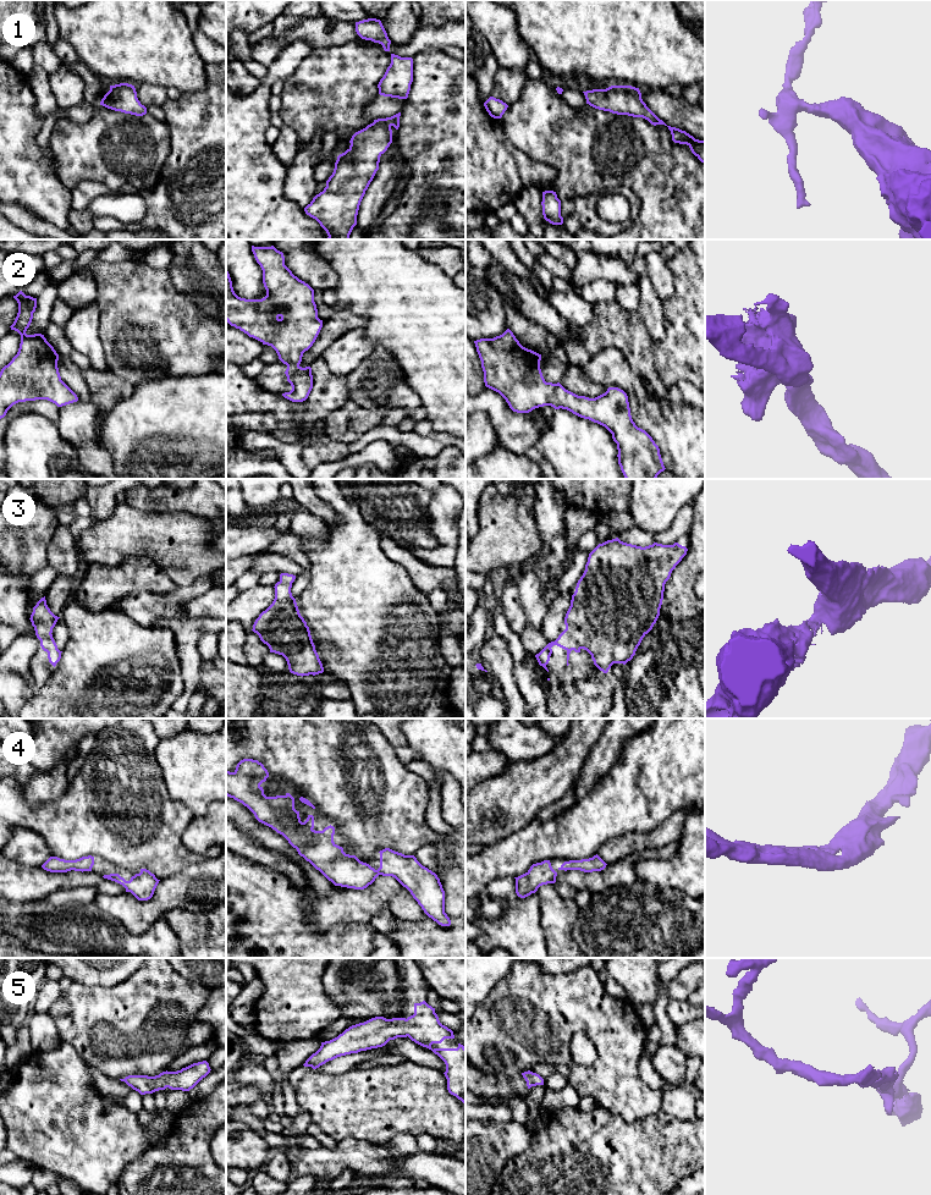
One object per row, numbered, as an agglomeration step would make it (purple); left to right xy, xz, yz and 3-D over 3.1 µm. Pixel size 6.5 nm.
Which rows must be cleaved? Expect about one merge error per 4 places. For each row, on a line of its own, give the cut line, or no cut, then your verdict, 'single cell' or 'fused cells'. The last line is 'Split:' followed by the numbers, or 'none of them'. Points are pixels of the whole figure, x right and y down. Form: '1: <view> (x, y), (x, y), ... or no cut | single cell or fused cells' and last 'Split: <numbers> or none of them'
1: no cut | single cell
2: no cut | single cell
3: no cut | single cell
4: no cut | single cell
5: no cut | single cell
Split: none of them

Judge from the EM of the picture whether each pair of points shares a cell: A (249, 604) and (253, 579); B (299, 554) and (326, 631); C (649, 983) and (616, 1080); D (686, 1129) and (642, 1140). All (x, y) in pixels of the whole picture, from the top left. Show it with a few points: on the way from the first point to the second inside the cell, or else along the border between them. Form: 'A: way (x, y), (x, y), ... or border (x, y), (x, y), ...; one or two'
A: border (258, 584), (238, 592); two
B: border (301, 540), (301, 548), (309, 561), (308, 568); two
C: border (627, 1000), (635, 1006); two
D: way (675, 1140), (653, 1140); one

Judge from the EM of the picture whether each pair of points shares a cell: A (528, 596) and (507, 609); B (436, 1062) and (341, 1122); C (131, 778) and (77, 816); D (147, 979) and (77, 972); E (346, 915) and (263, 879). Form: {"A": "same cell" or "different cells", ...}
{"A": "different cells", "B": "different cells", "C": "same cell", "D": "different cells", "E": "different cells"}

